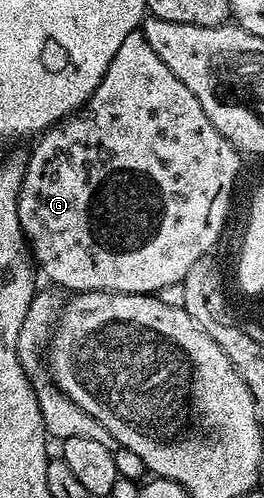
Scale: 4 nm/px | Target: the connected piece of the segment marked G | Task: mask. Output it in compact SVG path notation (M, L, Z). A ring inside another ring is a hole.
M137 29L122 41L118 53L114 53L114 61L106 69L98 89L94 89L92 96L84 102L83 107L75 115L69 115L67 119L49 127L35 140L36 148L32 156L27 156L24 165L24 179L20 183L20 196L18 205L18 217L24 230L24 238L30 244L30 250L35 266L39 274L44 275L57 288L65 287L68 293L82 291L117 291L118 293L130 293L131 295L151 295L164 293L167 287L183 284L186 273L203 255L209 254L212 246L220 239L224 231L224 222L228 219L228 206L232 203L232 186L240 175L241 152L214 125L210 125L210 117L198 105L198 97L170 73L166 61L150 49L143 30Z

